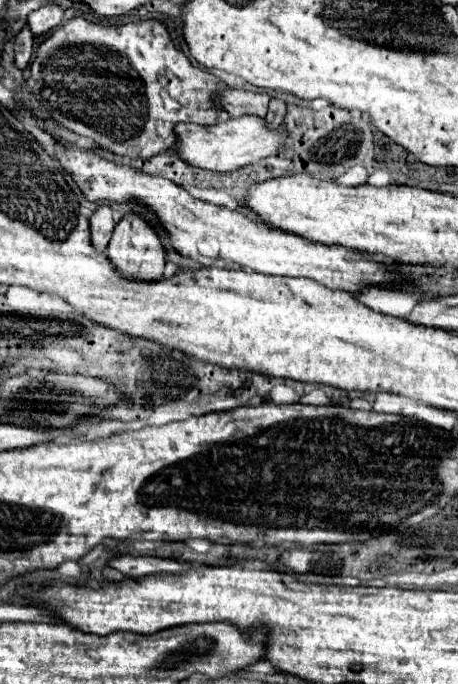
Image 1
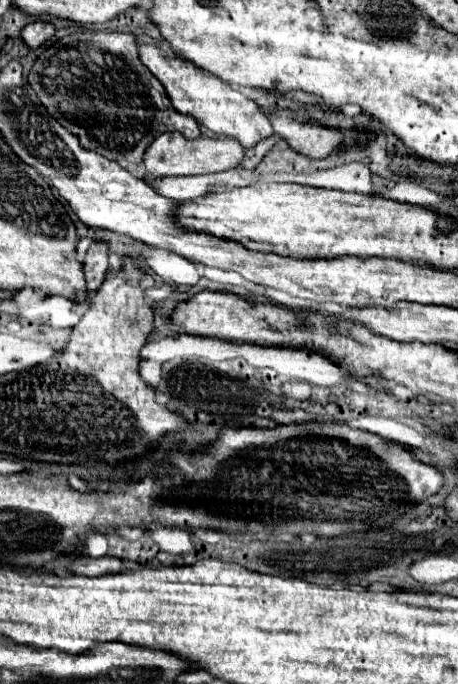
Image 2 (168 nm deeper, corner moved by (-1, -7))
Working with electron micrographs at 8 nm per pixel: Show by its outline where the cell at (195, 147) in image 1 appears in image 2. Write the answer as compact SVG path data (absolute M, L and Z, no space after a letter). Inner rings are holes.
M165 132L161 134L149 150L145 150L145 178L169 178L169 176L197 176L197 174L211 174L223 172L229 168L237 168L243 160L241 144L225 138L225 140L211 140L211 138L195 138L187 140L181 132Z

